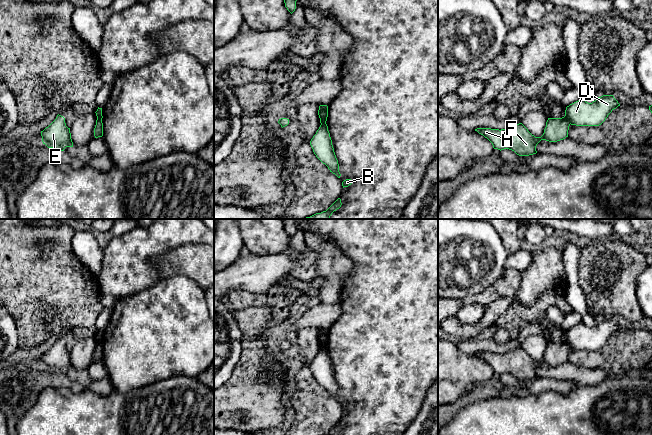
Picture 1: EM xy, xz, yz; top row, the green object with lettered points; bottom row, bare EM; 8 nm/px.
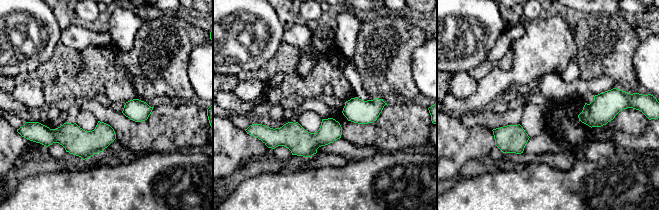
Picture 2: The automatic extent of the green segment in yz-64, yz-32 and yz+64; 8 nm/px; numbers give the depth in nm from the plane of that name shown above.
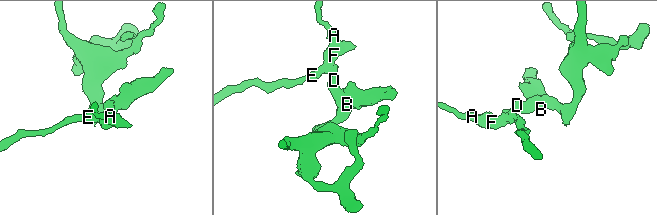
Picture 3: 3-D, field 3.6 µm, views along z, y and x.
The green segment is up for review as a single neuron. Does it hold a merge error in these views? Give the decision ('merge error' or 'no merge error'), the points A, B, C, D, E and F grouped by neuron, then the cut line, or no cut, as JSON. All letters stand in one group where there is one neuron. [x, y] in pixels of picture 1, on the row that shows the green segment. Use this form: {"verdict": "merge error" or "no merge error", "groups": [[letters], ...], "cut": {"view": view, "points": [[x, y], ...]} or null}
{"verdict": "merge error", "groups": [["A", "E", "F"], ["B", "C", "D"]], "cut": {"view": "yz", "points": [[564, 116], [570, 123]]}}

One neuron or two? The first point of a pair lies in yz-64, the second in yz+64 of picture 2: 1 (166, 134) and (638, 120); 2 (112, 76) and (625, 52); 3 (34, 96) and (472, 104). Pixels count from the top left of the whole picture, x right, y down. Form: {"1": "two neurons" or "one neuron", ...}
{"1": "one neuron", "2": "one neuron", "3": "two neurons"}

